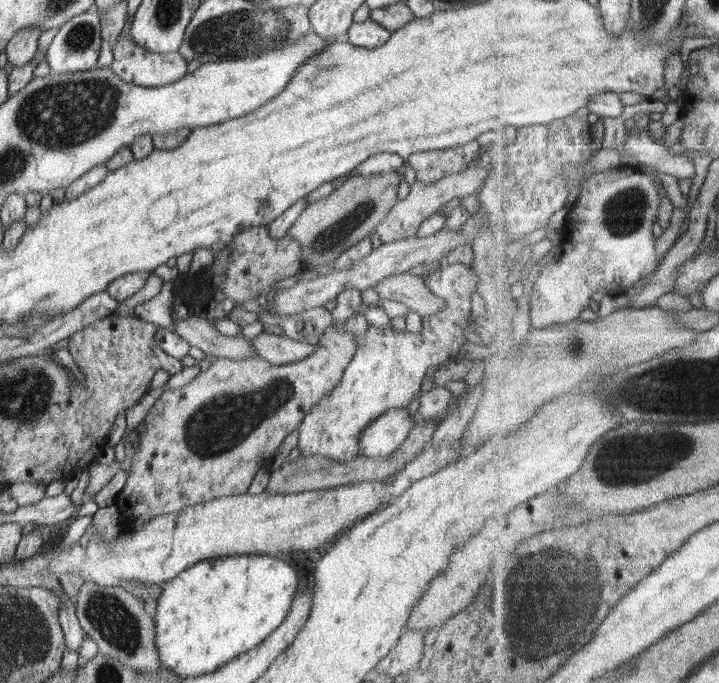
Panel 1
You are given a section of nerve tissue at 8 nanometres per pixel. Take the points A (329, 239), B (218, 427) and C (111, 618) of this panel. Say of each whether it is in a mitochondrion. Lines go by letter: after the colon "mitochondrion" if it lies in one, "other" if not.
A: mitochondrion
B: mitochondrion
C: mitochondrion

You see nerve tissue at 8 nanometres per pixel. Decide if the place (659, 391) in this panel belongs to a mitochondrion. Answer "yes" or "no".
yes

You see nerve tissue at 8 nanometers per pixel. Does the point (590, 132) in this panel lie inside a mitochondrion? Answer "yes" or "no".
no

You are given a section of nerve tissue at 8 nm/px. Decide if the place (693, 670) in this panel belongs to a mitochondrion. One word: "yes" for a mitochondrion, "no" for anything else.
no

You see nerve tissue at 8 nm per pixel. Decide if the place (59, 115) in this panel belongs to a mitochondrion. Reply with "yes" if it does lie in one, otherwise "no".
yes

